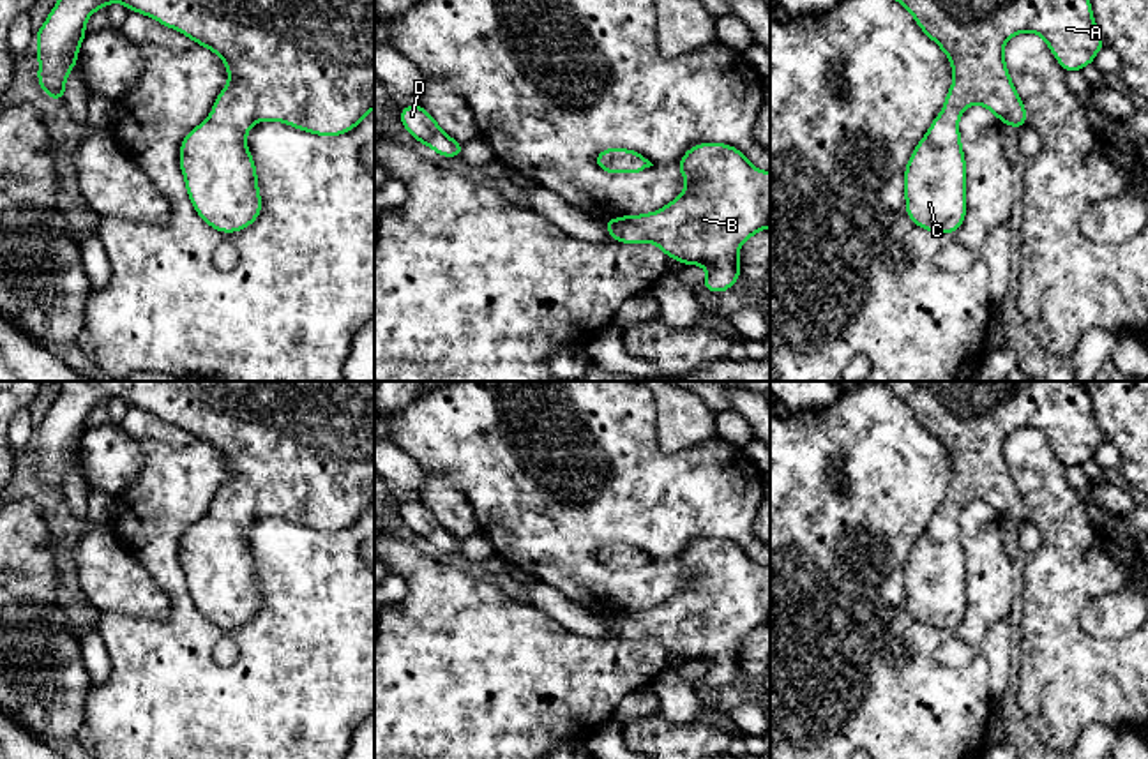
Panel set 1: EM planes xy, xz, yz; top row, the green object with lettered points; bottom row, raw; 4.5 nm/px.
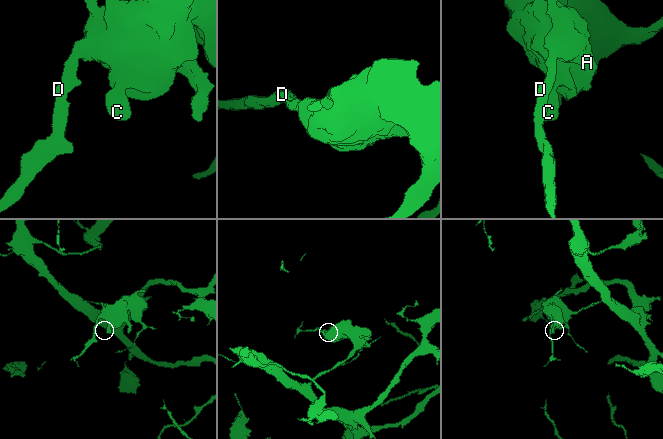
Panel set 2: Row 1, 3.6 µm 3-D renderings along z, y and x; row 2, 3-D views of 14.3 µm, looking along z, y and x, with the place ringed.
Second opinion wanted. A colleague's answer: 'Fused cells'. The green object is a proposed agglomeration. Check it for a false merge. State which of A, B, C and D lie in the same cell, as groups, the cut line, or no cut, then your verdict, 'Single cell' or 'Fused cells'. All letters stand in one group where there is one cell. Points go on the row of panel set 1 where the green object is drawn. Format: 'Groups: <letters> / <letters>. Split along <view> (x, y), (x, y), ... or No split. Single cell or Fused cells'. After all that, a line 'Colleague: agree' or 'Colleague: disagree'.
Groups: A B C D. No split. Single cell
Colleague: disagree

